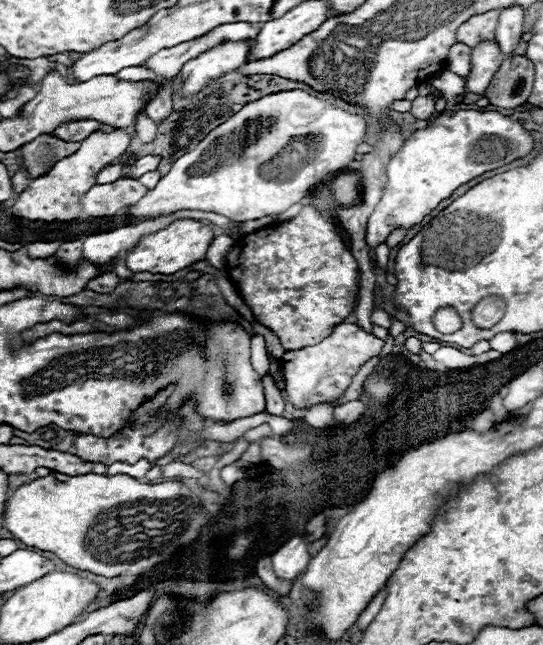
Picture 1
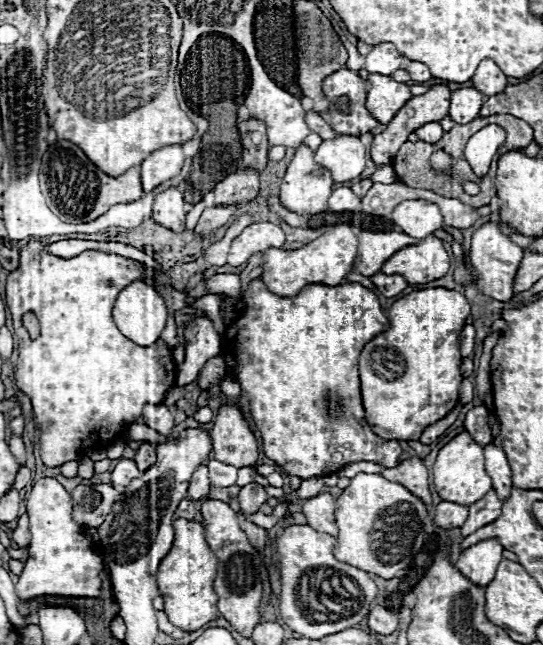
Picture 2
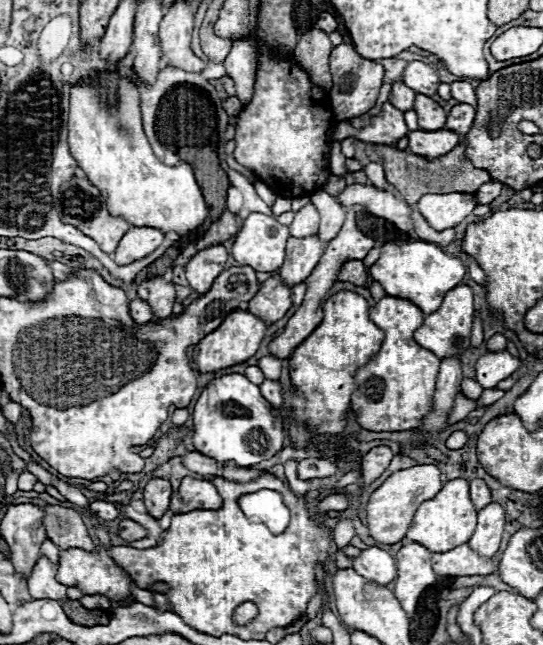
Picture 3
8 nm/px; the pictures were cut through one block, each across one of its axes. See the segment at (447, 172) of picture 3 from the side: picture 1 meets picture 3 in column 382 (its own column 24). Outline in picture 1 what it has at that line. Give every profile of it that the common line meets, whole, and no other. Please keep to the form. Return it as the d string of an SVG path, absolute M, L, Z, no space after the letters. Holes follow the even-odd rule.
M42 134L36 140L24 144L20 150L24 156L24 166L30 178L34 180L38 176L48 174L58 160L72 156L78 148L80 142L62 142L52 134Z

